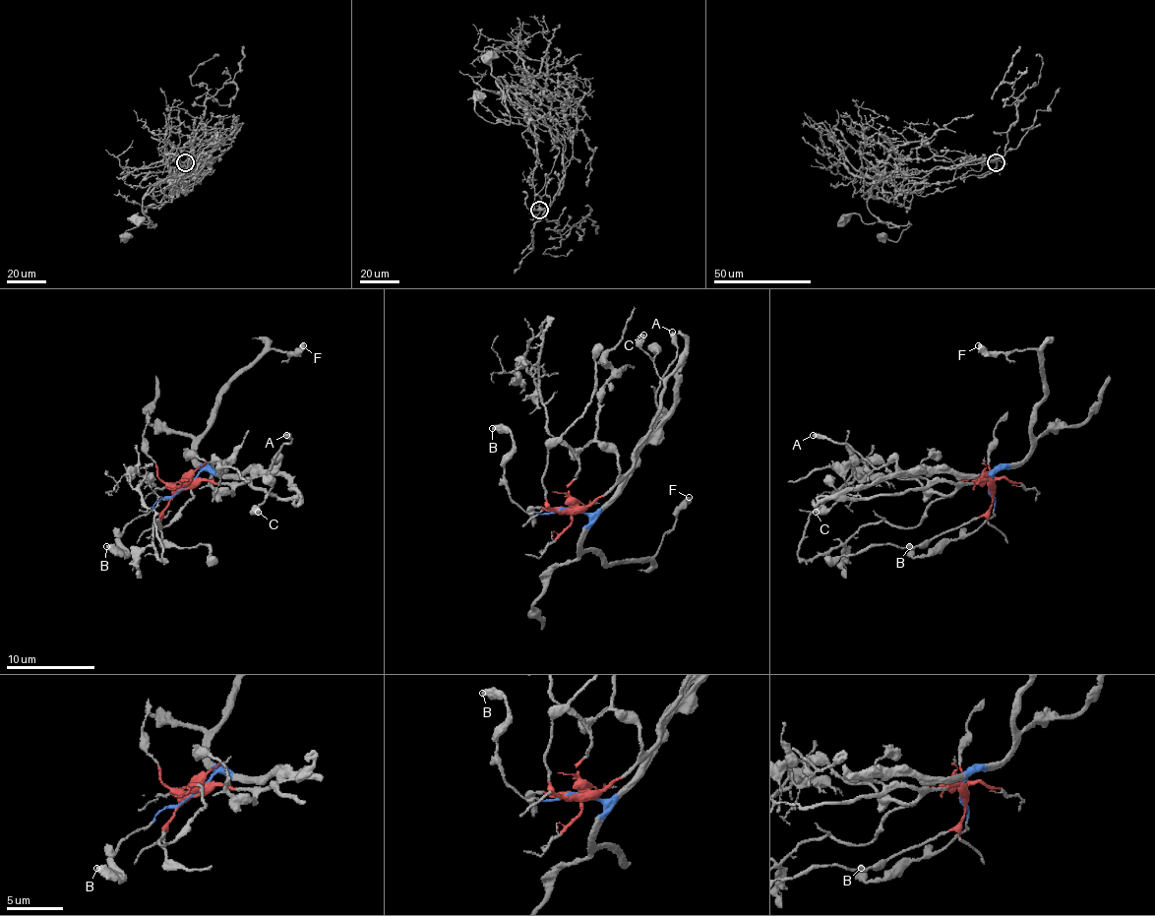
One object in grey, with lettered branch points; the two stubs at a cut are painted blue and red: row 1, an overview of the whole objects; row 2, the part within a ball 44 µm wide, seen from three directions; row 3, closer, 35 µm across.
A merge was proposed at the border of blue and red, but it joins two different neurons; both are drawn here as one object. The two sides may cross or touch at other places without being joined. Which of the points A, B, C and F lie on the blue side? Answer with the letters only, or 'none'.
B, F

